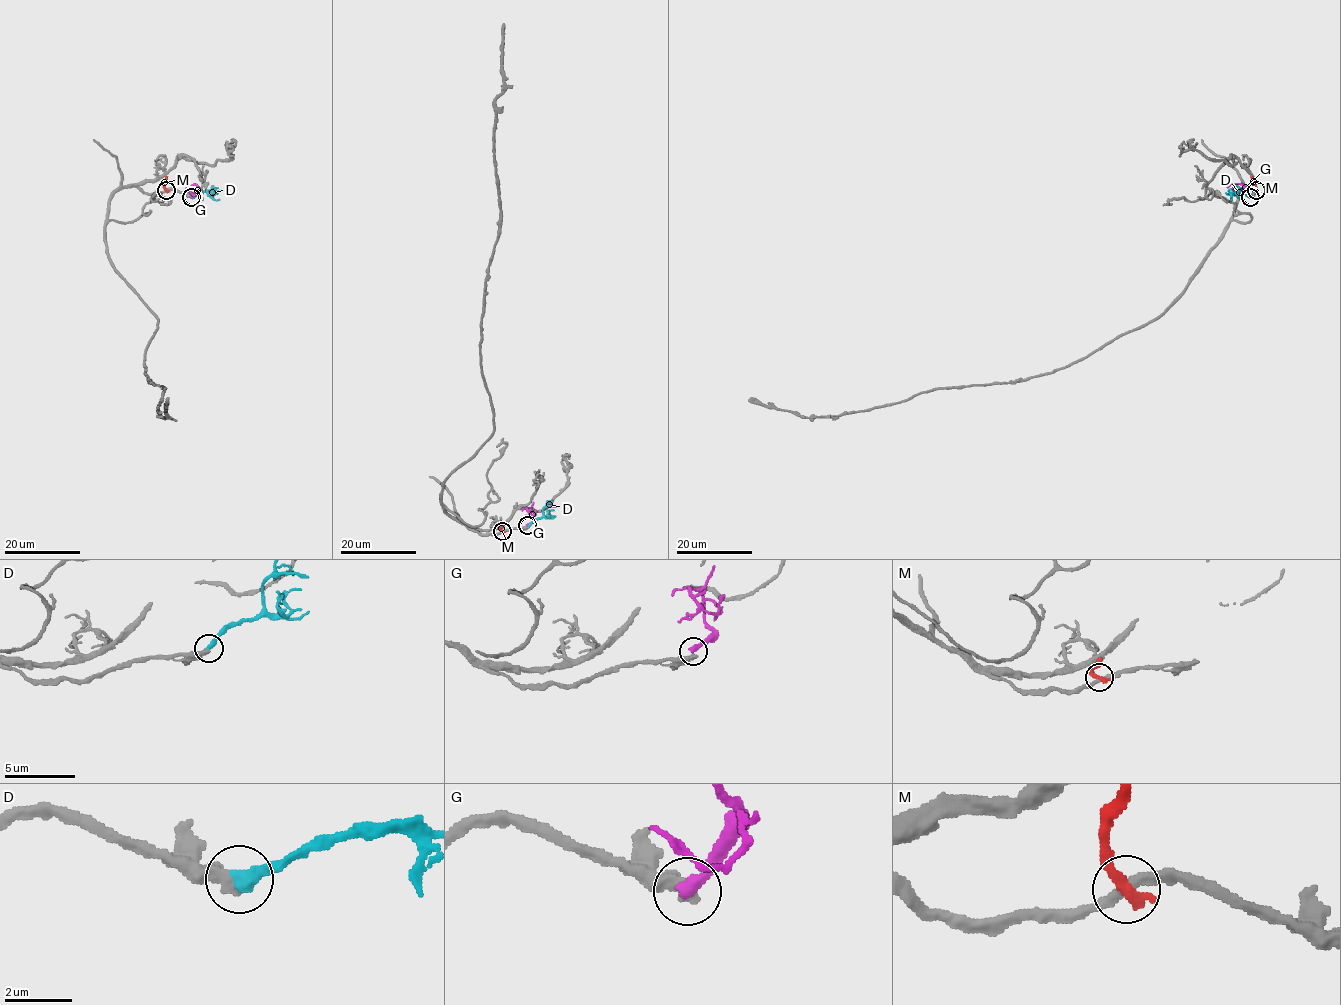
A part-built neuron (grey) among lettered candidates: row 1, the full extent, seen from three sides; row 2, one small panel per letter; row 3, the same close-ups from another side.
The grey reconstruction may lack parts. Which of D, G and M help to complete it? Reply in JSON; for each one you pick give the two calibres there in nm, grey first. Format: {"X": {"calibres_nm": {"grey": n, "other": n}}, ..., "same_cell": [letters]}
{"D": {"calibres_nm": {"grey": 440, "other": 420}}, "same_cell": ["D"]}

